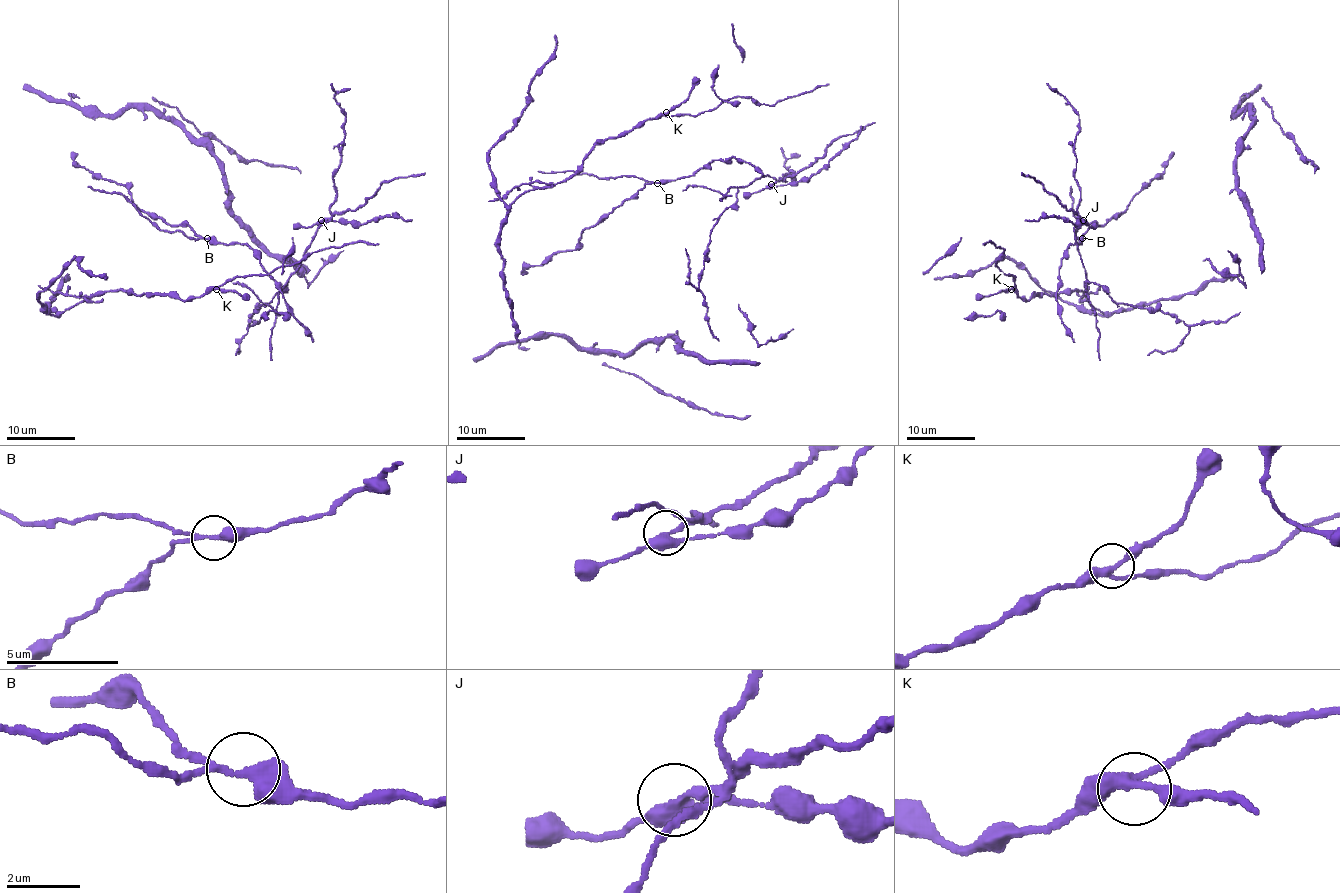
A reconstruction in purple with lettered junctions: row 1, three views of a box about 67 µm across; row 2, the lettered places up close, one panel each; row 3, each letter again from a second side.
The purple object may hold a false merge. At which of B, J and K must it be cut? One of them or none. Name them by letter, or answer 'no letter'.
J

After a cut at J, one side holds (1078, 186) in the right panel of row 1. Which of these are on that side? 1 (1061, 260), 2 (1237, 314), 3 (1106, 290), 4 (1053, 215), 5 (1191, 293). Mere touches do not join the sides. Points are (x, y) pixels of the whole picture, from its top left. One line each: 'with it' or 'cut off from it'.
1: cut off from it
2: with it
3: with it
4: cut off from it
5: cut off from it

